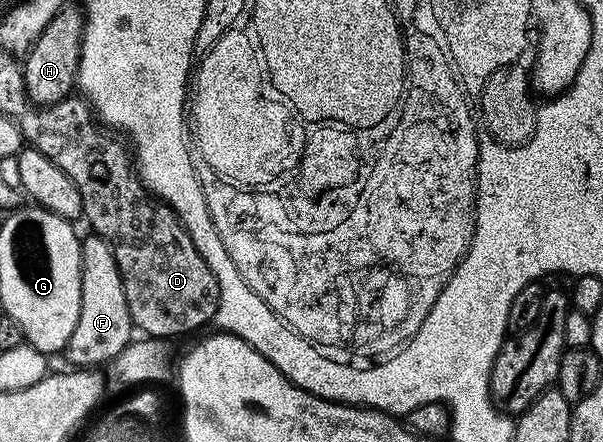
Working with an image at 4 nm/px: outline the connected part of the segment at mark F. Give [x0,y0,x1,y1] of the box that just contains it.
[67,232,135,368]

